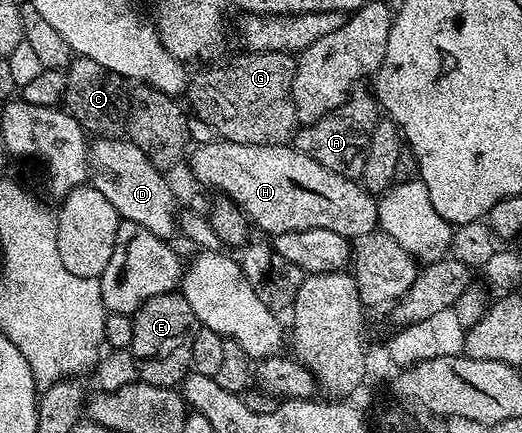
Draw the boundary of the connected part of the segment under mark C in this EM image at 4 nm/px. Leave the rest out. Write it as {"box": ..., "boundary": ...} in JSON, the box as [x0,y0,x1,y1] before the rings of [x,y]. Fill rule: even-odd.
{"box":[64,57,129,138],"boundary":[[[74,57],[65,71],[64,109],[90,135],[97,138],[121,138],[126,133],[125,121],[129,115],[129,95],[126,79],[103,68],[96,60]]]}

